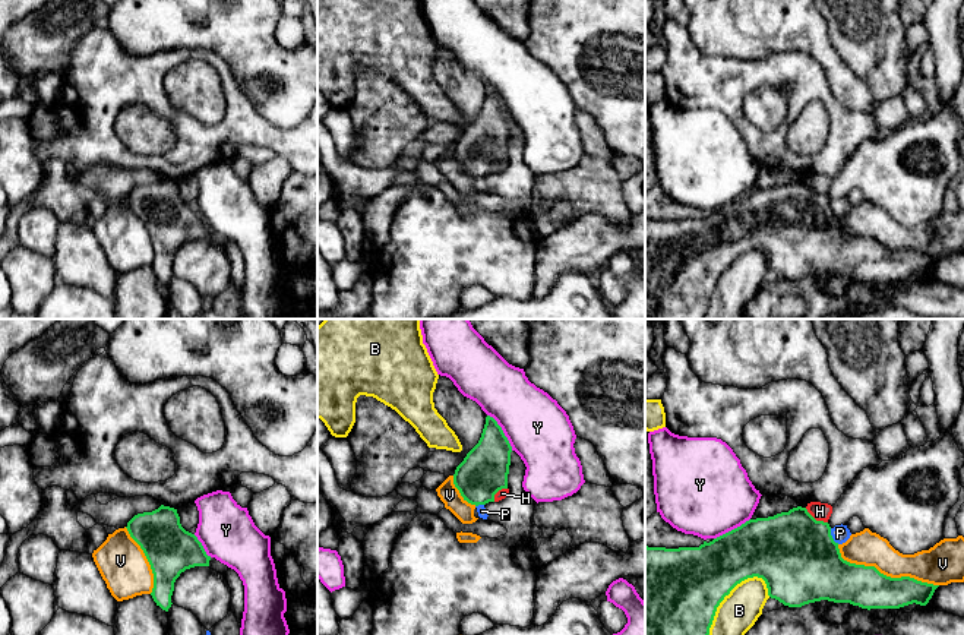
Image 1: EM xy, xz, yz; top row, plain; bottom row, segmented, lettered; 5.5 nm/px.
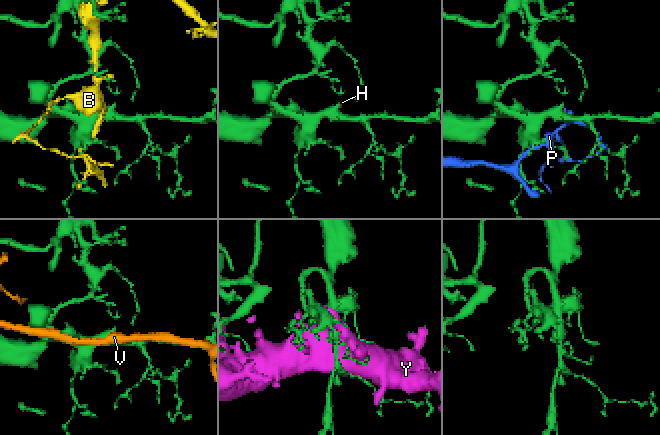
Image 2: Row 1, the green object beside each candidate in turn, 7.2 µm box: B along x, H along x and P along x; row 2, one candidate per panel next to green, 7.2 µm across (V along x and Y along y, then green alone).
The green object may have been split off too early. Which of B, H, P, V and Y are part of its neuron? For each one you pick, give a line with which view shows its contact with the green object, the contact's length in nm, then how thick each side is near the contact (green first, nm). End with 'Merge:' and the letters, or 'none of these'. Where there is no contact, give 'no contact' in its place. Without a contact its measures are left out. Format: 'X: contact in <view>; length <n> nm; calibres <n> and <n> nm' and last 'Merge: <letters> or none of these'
Merge: none of these

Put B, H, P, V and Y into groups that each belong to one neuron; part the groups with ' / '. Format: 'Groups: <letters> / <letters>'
Groups: B / H P / V / Y

